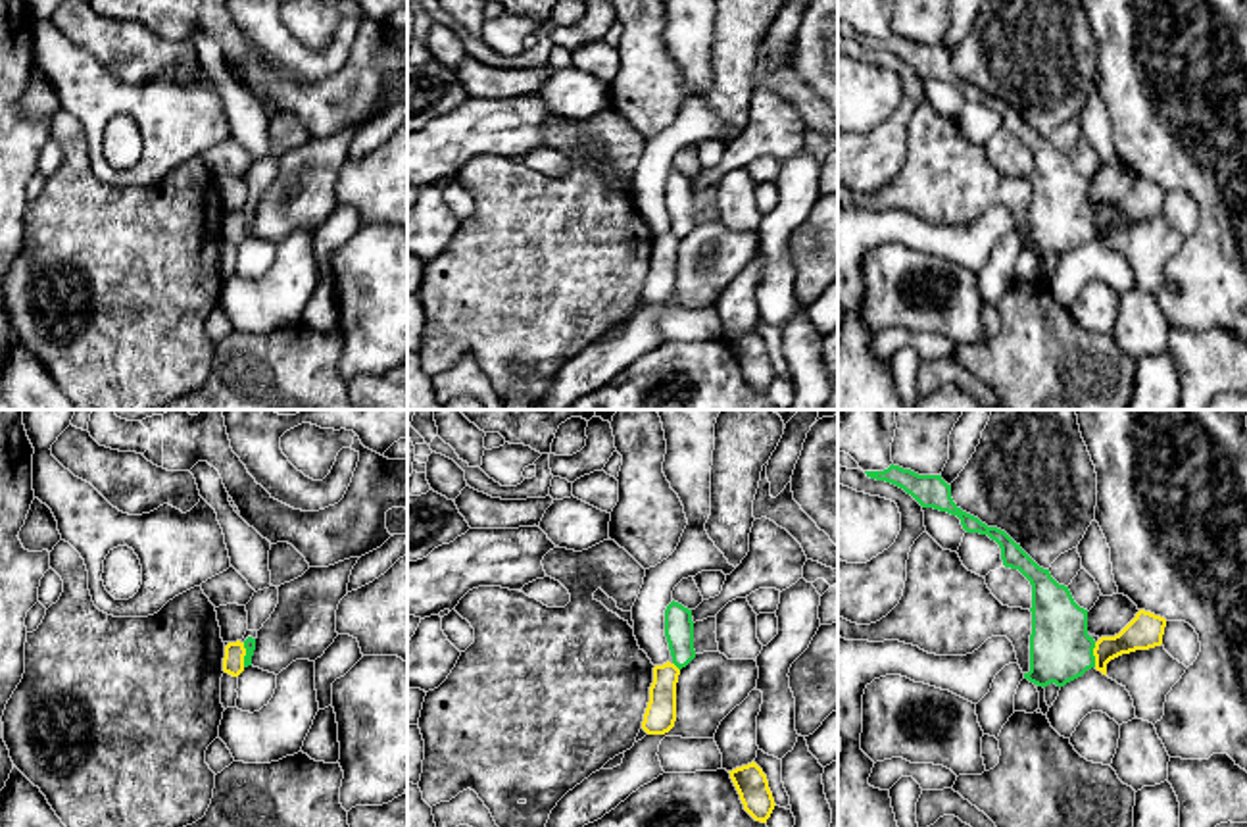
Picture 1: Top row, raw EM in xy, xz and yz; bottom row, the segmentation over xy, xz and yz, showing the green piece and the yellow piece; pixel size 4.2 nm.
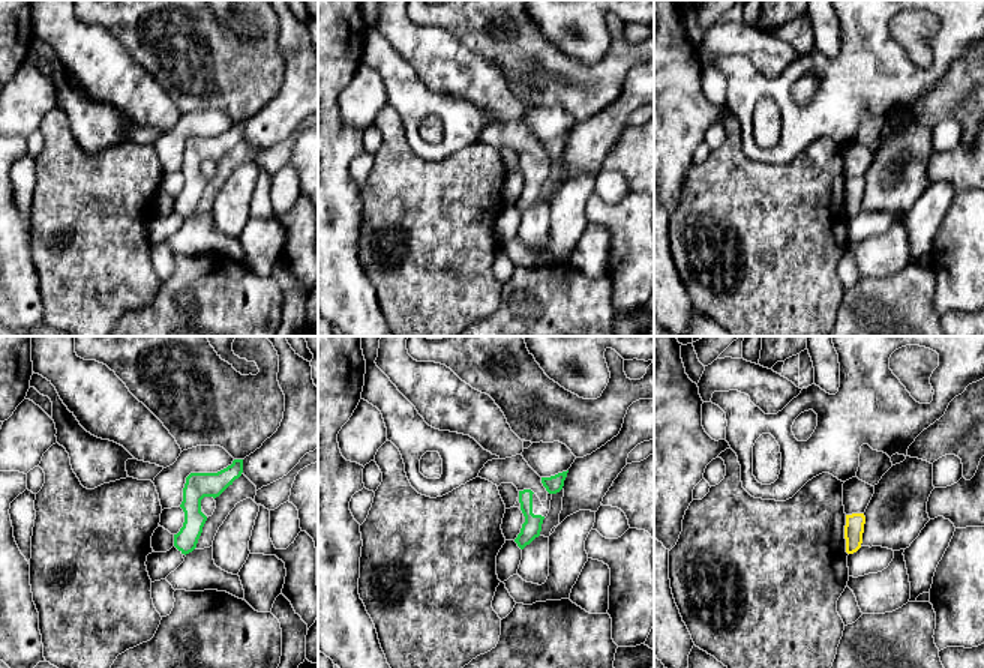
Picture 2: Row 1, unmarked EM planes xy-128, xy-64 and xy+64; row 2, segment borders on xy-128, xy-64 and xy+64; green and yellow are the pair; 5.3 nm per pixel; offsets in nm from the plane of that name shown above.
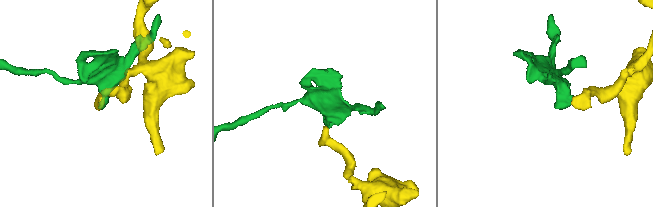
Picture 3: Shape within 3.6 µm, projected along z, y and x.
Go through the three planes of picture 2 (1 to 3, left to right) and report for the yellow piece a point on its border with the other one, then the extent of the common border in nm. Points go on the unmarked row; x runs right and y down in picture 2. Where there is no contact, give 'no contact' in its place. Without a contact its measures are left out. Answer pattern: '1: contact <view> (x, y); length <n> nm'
1: no contact
2: no contact
3: no contact

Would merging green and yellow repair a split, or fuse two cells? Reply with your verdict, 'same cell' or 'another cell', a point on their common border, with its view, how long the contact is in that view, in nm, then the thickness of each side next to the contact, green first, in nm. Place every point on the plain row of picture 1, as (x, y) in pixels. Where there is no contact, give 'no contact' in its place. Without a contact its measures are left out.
another cell | xy (246, 224) | 100 nm | 50/90 nm

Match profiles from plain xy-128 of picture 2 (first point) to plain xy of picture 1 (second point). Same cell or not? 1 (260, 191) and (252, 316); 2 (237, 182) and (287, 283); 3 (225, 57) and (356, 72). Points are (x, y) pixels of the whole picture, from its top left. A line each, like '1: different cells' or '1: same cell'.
1: different cells
2: same cell
3: same cell

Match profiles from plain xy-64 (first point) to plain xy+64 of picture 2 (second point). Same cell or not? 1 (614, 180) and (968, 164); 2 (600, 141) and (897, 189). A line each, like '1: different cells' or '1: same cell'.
1: different cells
2: same cell

